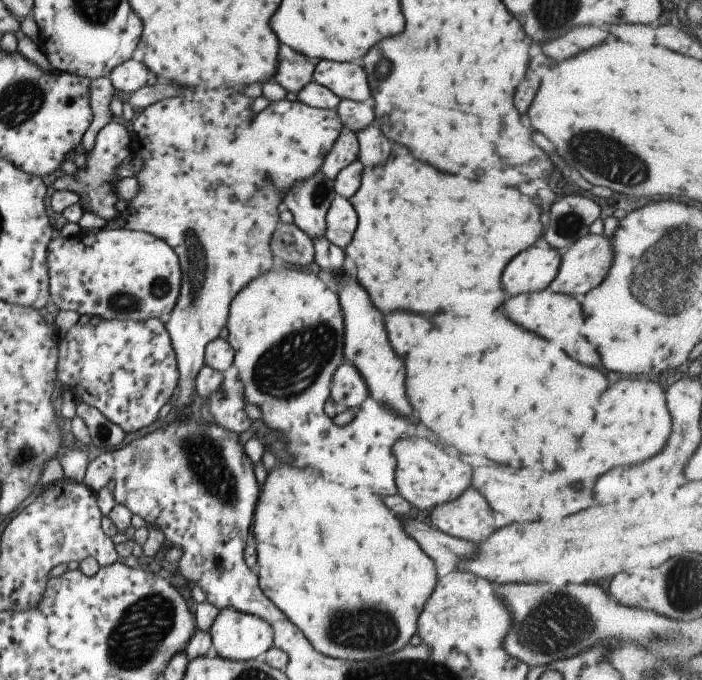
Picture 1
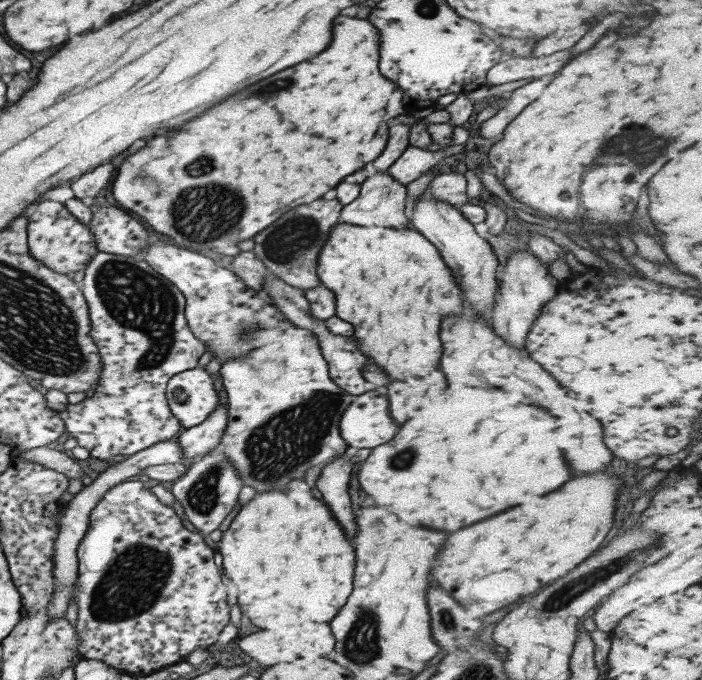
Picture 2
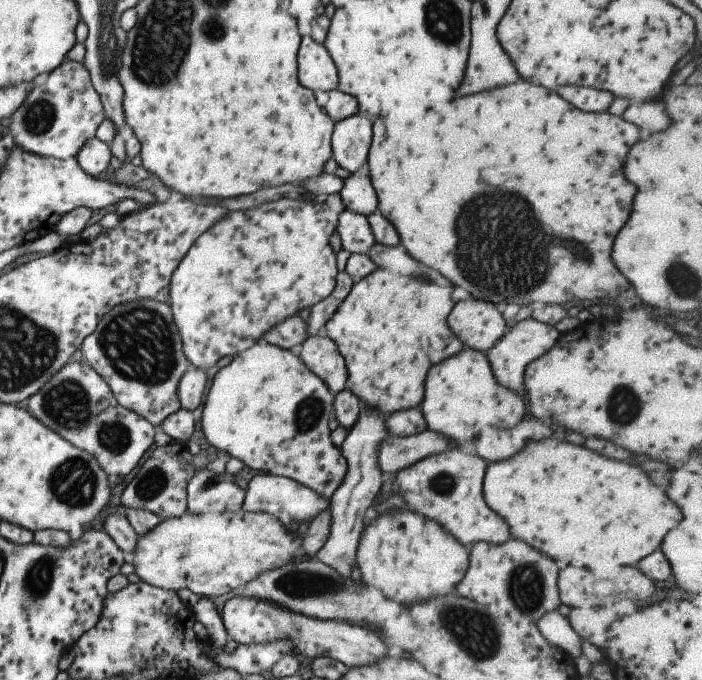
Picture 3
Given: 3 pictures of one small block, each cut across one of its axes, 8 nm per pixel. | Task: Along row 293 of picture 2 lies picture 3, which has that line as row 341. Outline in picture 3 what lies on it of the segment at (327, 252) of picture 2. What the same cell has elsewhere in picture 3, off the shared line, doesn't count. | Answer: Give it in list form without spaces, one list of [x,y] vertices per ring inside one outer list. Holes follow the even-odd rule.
[[[375,268],[371,274],[354,283],[345,300],[324,324],[323,333],[333,340],[347,366],[347,388],[369,410],[375,406],[375,412],[379,414],[393,414],[397,410],[417,406],[421,402],[421,380],[425,378],[427,370],[461,350],[463,344],[449,332],[445,324],[445,318],[453,308],[449,294],[449,286],[435,286],[433,282],[397,276],[383,268]]]

